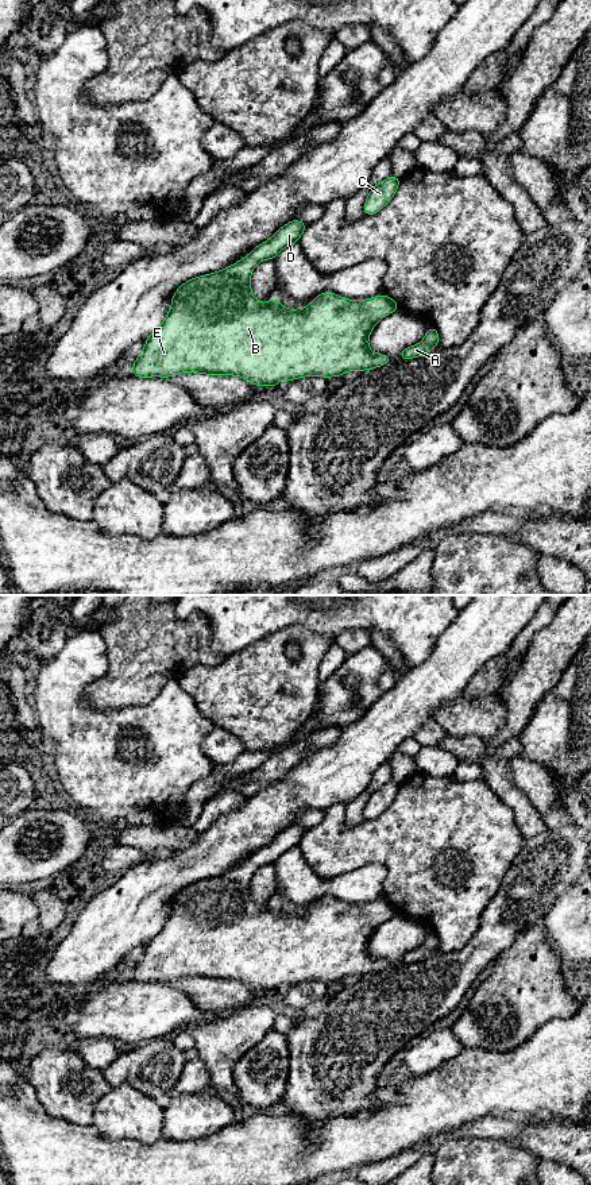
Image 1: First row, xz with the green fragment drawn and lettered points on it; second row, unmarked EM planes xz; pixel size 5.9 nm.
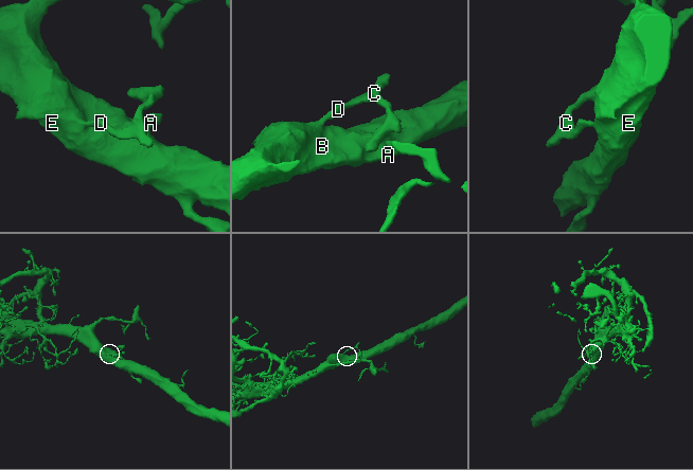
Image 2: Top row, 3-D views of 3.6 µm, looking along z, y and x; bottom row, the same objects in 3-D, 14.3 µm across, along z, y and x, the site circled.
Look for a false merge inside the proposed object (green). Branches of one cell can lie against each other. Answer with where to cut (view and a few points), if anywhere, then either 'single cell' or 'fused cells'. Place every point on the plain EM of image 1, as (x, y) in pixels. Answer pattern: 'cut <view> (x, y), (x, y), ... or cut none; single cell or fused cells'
cut none; single cell

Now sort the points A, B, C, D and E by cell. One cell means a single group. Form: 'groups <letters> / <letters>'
groups A B C D E

